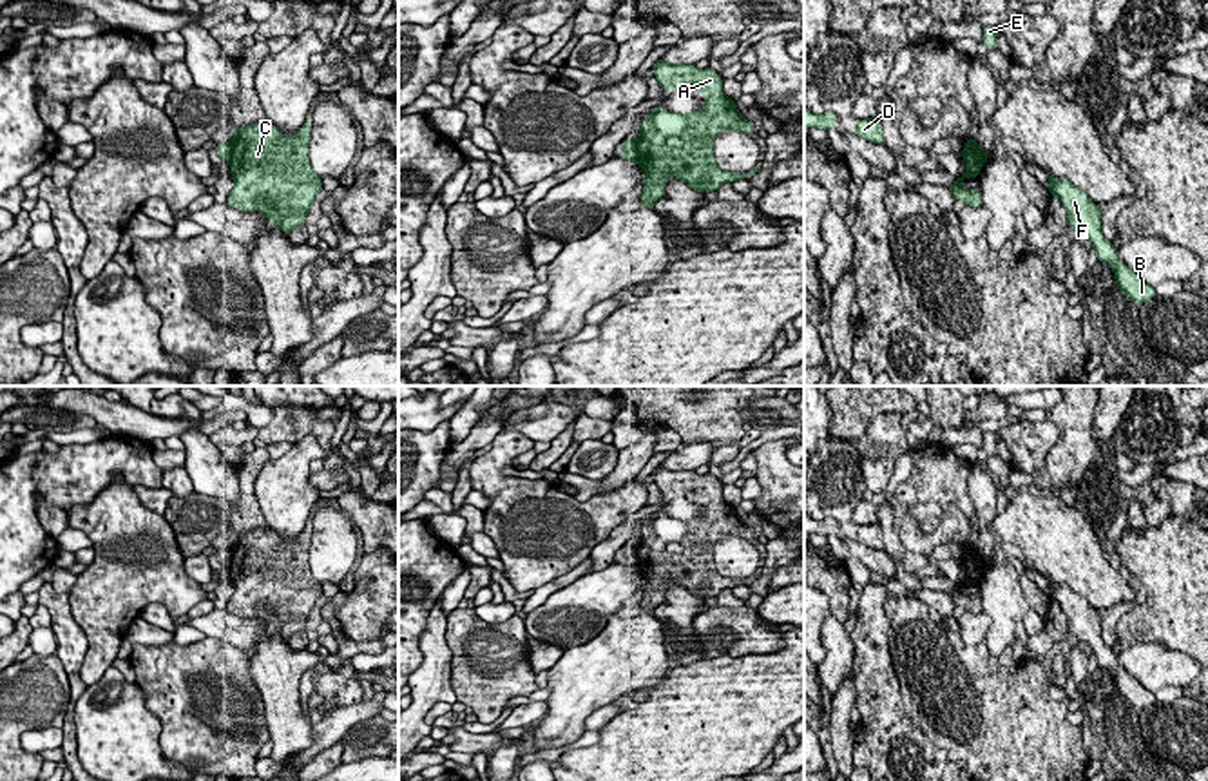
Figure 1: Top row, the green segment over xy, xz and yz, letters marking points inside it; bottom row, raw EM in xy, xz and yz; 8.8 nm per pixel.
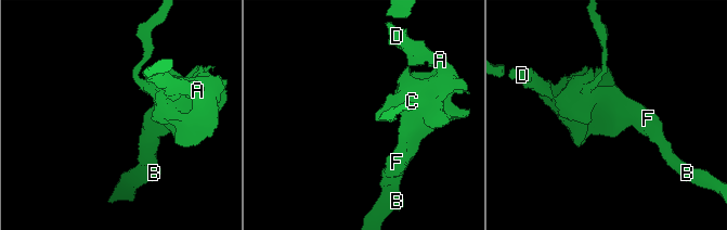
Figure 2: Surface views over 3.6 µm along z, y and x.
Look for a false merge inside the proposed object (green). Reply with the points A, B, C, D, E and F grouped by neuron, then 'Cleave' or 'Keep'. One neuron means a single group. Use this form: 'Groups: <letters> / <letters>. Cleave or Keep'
Groups: A B C D F / E. Cleave

